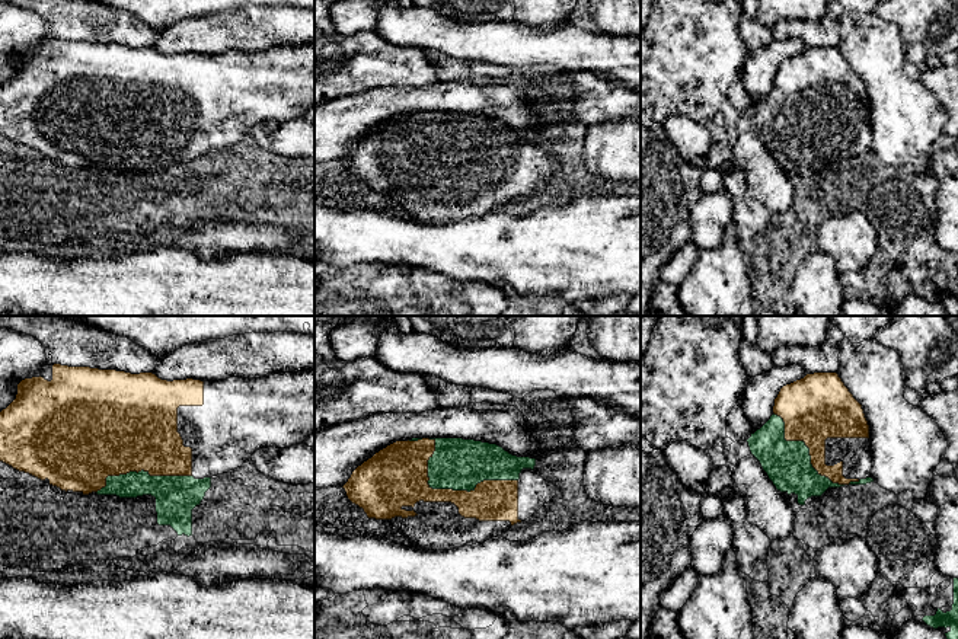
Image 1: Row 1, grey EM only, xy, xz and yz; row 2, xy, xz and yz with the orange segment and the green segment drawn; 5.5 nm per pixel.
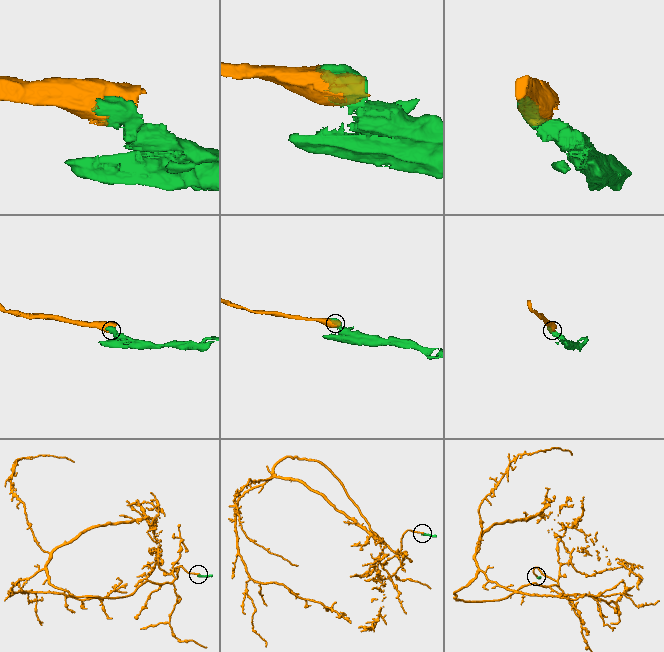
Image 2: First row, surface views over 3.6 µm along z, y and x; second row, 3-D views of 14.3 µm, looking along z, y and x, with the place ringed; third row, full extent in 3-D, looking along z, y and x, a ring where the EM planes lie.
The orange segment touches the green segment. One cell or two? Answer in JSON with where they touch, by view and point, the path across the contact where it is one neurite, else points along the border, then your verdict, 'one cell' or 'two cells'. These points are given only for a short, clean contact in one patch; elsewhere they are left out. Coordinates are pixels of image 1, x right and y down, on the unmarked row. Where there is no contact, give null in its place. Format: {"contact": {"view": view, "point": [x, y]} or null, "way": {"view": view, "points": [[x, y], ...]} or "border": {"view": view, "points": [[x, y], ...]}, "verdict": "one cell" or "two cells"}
{"contact": {"view": "xz", "point": [449, 163]}, "verdict": "two cells"}

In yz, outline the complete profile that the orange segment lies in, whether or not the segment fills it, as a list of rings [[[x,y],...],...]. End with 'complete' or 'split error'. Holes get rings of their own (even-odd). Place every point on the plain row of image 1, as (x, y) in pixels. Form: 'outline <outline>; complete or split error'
outline [[[814,47],[786,58],[775,73],[773,87],[785,96],[786,115],[804,115],[811,138],[833,157],[849,159],[871,151],[872,131],[869,99],[862,79],[837,47]]]; split error

